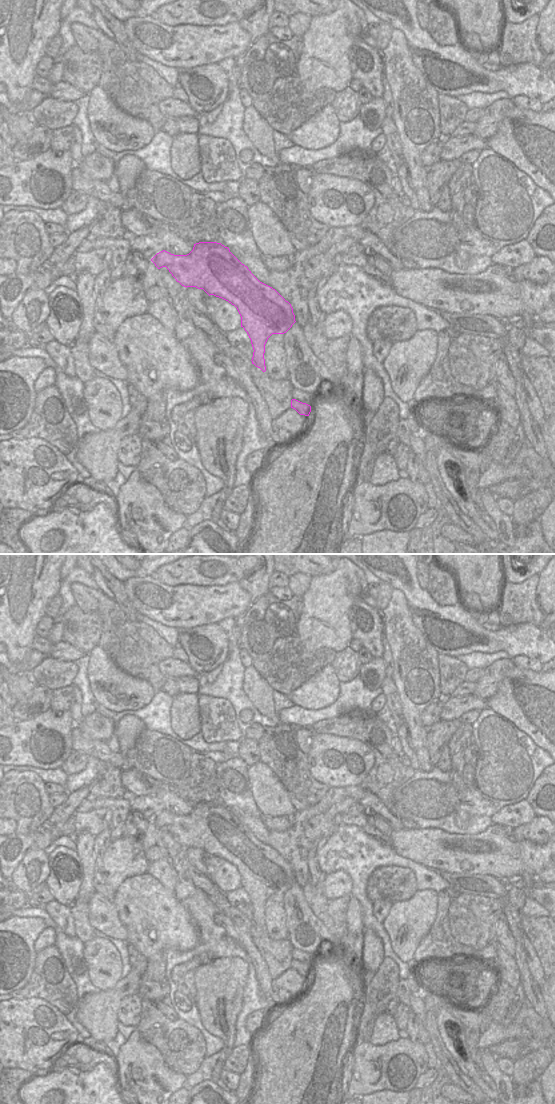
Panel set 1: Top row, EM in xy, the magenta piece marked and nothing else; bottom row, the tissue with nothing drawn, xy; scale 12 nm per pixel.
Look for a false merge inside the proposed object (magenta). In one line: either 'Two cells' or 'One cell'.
Two cells.

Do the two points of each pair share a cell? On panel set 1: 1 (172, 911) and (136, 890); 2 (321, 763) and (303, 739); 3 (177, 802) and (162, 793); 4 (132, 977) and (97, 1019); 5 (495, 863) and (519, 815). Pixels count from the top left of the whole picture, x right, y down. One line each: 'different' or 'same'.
1: same
2: different
3: same
4: same
5: different

